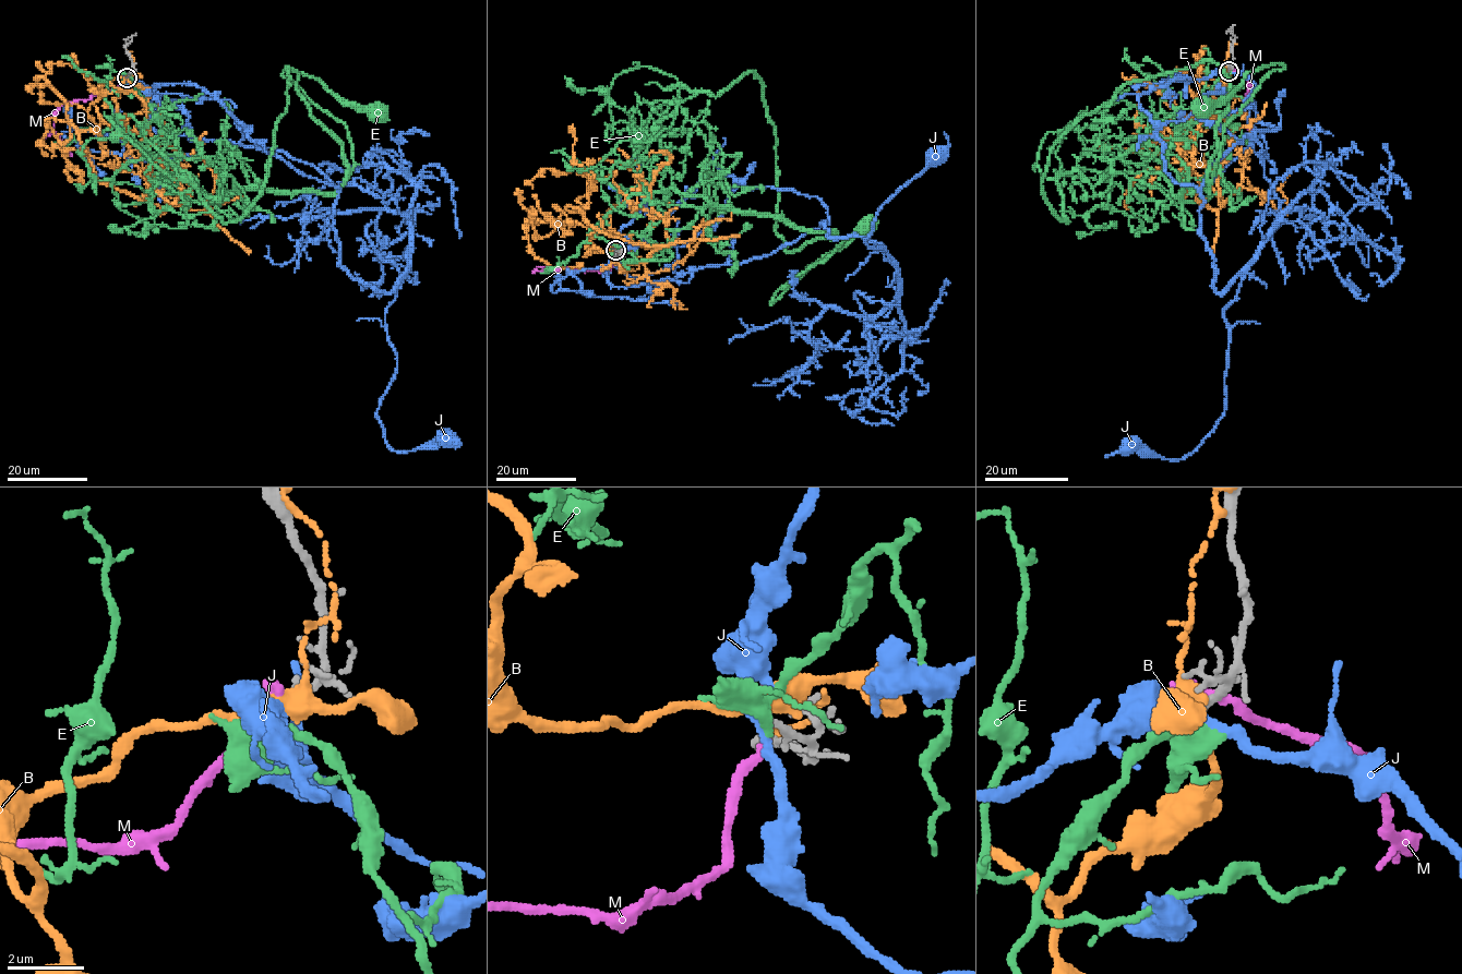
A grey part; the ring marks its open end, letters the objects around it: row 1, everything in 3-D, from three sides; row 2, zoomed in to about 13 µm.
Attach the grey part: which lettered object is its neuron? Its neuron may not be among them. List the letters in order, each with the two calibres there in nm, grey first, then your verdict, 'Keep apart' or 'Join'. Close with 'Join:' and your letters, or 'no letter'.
B: Thickness 200 nm (grey) against 360 nm. Keep apart
E: Thickness 180 nm (grey) against 400 nm. Keep apart
J: Thickness 180 nm (grey) against 260 nm. Keep apart
M: Thickness 260 nm (grey) against 400 nm. Keep apart
Join: no letter

